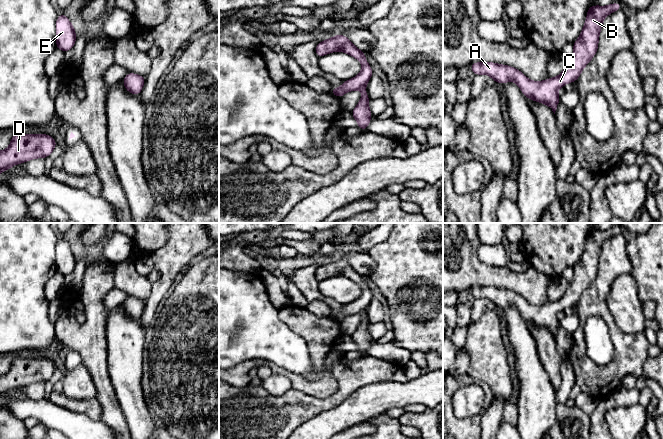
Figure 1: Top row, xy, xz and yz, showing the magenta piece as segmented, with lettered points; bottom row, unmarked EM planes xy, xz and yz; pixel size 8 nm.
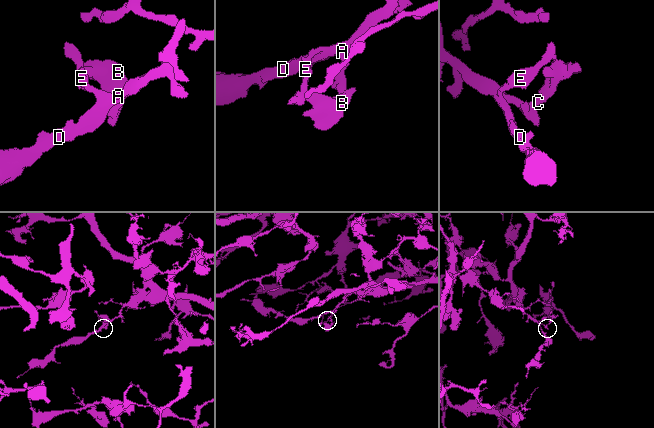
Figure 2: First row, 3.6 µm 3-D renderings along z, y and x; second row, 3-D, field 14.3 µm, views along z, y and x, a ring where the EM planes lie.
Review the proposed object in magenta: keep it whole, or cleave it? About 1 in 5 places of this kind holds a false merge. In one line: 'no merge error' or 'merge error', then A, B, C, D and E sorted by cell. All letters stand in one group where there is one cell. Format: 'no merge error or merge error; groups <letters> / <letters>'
no merge error; groups A B C D E

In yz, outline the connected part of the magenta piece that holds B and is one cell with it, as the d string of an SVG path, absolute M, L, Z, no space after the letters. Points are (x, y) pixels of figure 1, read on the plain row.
M620 226L607 230L593 229L587 234L587 242L579 262L573 267L573 280L564 295L557 301L541 306L529 304L521 295L509 289L493 286L474 286L470 289L473 299L487 298L495 307L505 308L514 305L522 317L530 324L549 330L555 338L560 321L557 314L566 307L577 305L583 292L591 285L598 274L599 257L602 246L612 236L622 234Z

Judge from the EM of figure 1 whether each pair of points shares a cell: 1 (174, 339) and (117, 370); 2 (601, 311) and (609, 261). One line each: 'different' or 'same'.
1: different
2: same

